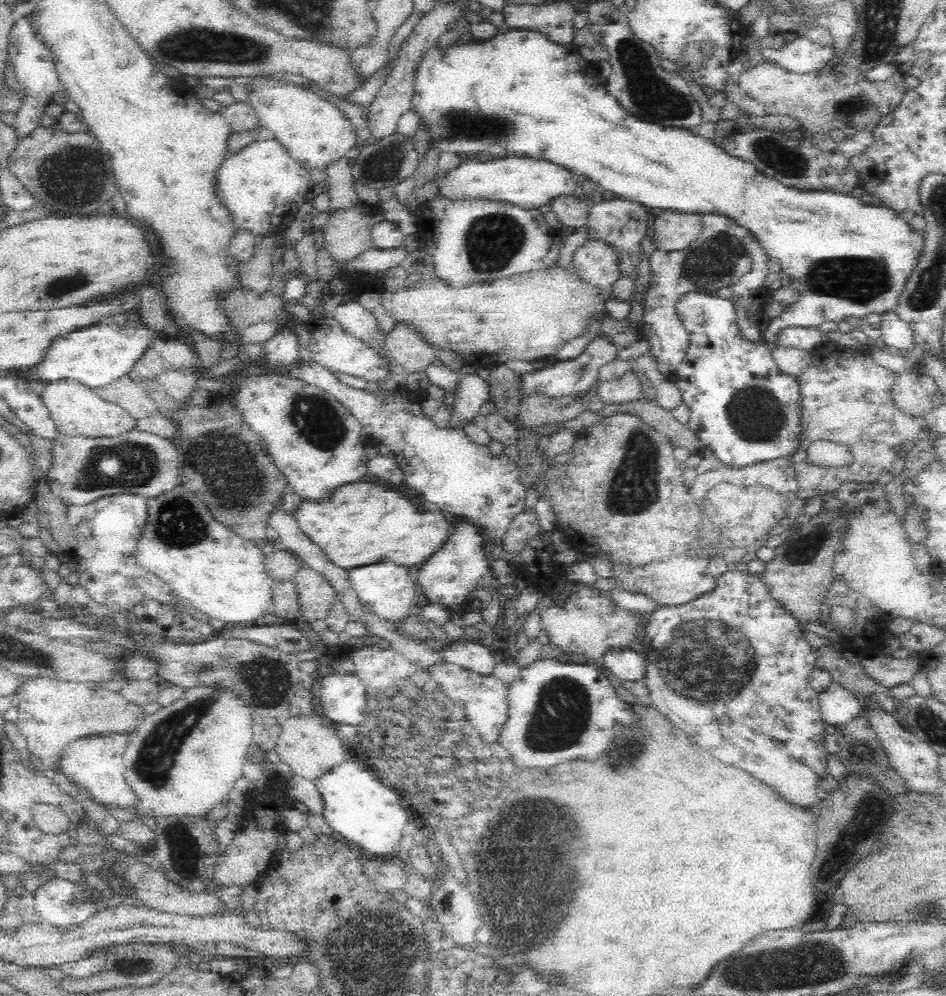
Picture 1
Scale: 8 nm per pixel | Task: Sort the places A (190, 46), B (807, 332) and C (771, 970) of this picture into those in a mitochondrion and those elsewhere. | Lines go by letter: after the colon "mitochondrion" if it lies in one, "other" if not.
A: mitochondrion
B: other
C: mitochondrion

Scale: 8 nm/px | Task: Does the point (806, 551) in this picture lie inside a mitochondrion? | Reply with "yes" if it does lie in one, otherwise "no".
yes

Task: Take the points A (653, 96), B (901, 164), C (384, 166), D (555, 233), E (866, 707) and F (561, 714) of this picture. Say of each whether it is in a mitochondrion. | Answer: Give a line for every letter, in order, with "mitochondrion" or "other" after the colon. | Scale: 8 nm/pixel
A: mitochondrion
B: other
C: mitochondrion
D: other
E: other
F: mitochondrion

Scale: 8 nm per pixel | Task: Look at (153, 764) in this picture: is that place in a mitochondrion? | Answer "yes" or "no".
yes

